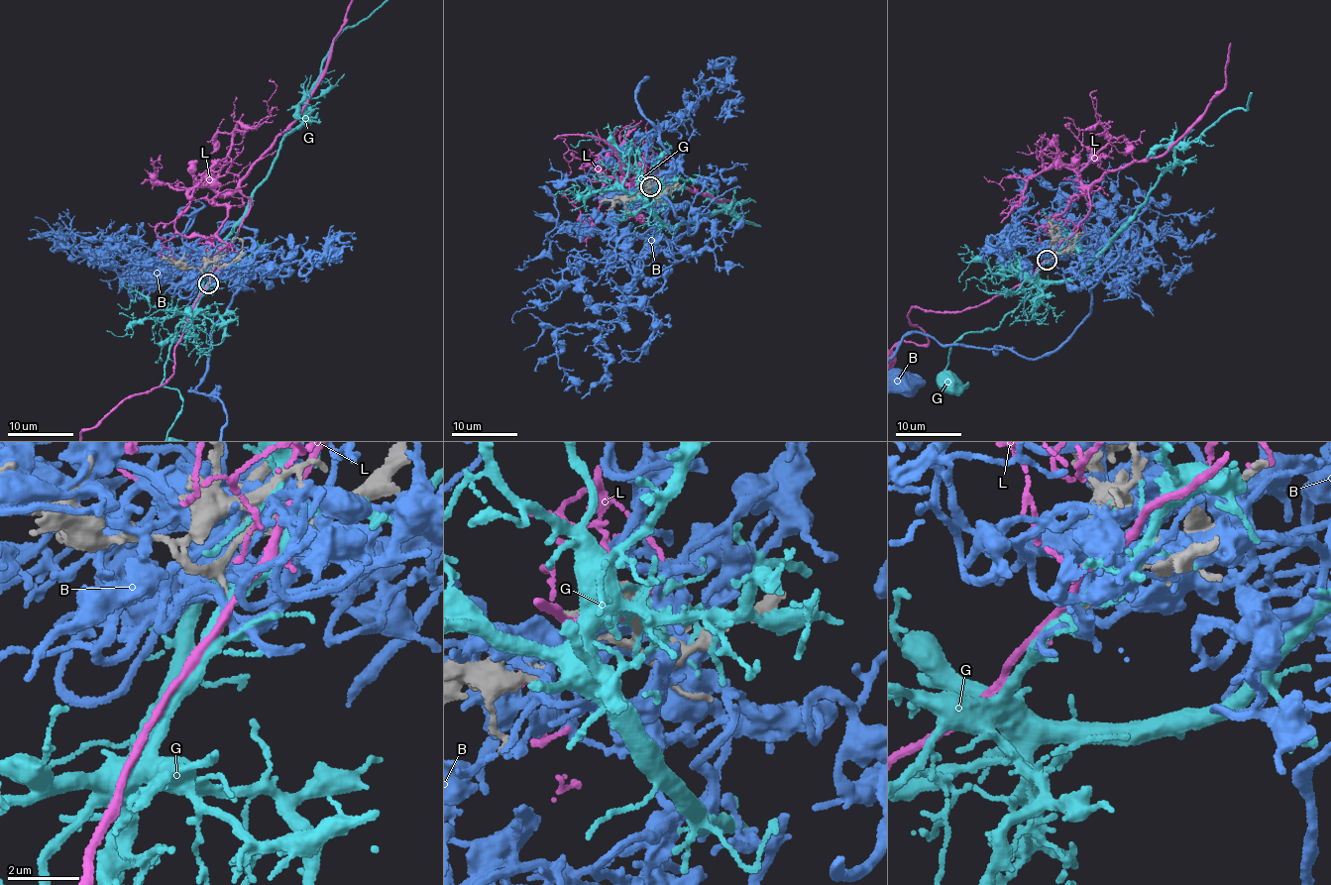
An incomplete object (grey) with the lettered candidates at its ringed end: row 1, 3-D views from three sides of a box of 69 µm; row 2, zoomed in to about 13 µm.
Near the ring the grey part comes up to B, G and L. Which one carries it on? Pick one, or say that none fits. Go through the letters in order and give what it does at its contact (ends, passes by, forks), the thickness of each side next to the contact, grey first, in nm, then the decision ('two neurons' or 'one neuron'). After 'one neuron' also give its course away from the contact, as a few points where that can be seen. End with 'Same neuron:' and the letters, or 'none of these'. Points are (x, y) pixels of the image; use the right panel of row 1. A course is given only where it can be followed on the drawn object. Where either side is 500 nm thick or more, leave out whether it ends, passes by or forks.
B: it forks there; 160 nm thick on the grey side, 240 nm on the other; two neurons
G: it forks there; 200 nm thick on the grey side, 300 nm on the other; two neurons
L: it passes by; 160 nm thick on the grey side, 180 nm on the other; two neurons
Same neuron: none of these

